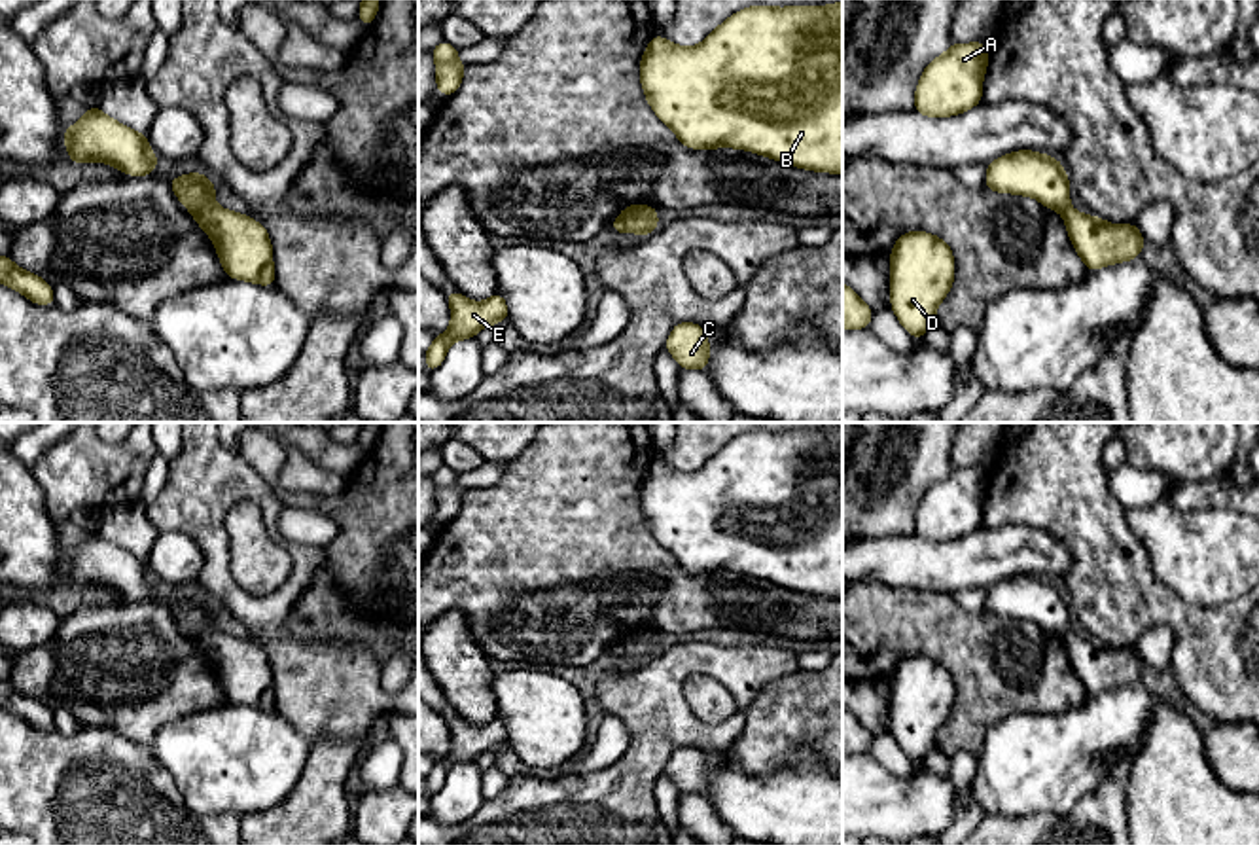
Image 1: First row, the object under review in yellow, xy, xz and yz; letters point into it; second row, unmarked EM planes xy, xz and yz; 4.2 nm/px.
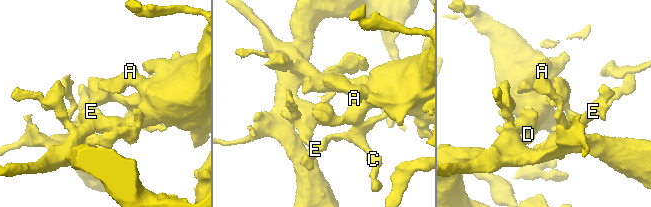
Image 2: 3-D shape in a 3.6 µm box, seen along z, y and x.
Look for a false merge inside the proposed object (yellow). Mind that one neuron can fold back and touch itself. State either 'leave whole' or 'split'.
split

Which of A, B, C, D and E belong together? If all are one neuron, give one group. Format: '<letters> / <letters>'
A B D / C E

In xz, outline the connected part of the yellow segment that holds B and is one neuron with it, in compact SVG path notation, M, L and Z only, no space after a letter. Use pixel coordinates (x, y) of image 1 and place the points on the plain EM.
M842 424L831 430L750 430L693 472L655 458L640 483L640 506L651 534L691 574L738 572L805 595L842 599Z

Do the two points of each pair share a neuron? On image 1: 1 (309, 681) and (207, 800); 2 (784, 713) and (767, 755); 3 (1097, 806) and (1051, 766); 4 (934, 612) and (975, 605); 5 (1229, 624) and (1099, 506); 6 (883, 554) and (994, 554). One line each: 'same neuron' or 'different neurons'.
1: different neurons
2: same neuron
3: different neurons
4: different neurons
5: same neuron
6: same neuron

